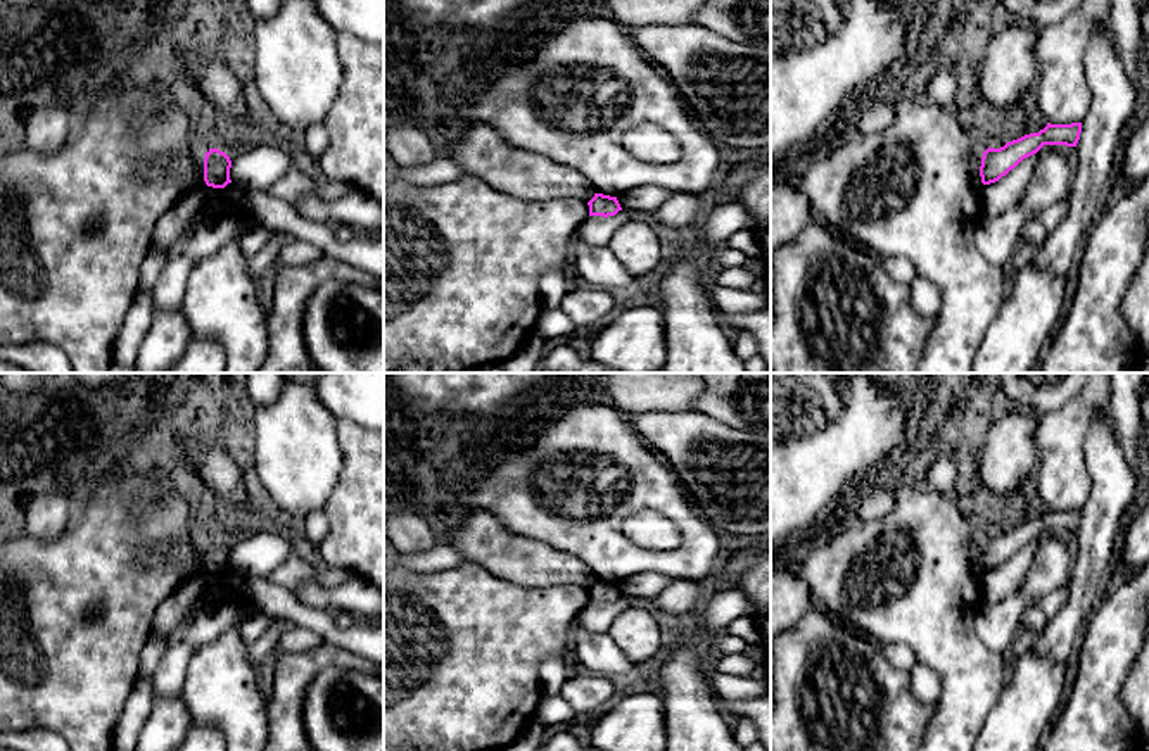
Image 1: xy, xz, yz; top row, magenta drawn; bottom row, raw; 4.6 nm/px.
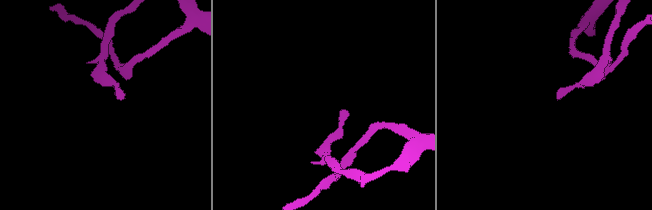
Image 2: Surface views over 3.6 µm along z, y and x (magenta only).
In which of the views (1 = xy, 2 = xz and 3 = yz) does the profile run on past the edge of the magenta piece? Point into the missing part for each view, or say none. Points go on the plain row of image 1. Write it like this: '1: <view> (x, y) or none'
1: none
2: none
3: none

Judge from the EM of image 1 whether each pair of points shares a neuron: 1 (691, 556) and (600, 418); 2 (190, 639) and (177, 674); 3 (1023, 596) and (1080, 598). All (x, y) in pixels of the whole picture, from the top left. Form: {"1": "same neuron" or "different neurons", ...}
{"1": "same neuron", "2": "same neuron", "3": "different neurons"}

